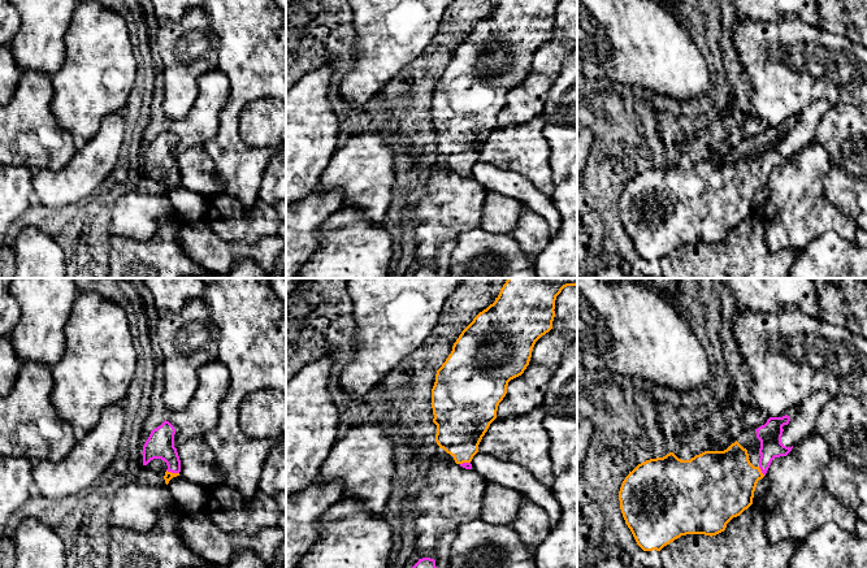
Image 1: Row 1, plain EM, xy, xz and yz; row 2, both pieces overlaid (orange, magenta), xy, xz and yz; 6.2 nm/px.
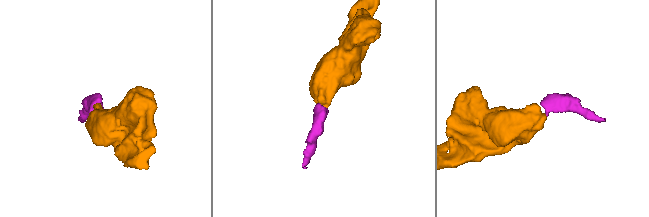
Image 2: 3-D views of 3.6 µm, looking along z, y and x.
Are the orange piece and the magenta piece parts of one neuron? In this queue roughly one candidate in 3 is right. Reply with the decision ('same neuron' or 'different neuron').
same neuron

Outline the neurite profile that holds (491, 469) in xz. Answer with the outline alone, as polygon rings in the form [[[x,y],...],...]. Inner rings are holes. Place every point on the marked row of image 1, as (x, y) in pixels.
[[[477,452],[472,461],[472,469],[486,482],[506,486],[519,491],[529,502],[539,506],[547,515],[554,528],[560,519],[560,504],[551,489],[539,484],[534,476],[515,463],[507,463],[493,456]]]

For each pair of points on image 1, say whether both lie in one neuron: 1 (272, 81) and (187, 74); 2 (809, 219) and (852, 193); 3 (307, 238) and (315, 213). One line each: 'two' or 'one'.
1: two
2: two
3: one

